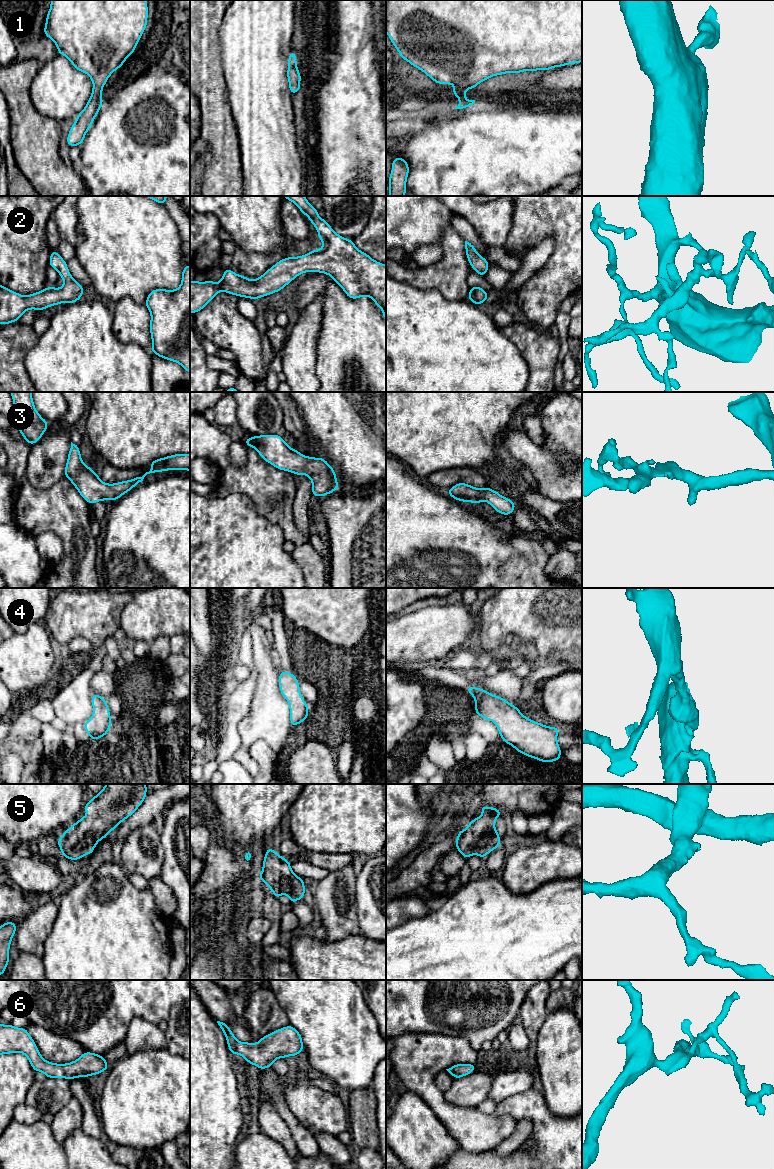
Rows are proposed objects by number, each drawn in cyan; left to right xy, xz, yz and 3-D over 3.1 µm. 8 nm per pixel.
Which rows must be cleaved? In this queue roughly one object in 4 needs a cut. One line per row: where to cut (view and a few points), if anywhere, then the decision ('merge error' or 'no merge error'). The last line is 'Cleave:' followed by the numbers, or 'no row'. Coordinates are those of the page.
1: no cut | no merge error
2: no cut | no merge error
3: no cut | no merge error
4: no cut | no merge error
5: no cut | no merge error
6: no cut | no merge error
Cleave: no row

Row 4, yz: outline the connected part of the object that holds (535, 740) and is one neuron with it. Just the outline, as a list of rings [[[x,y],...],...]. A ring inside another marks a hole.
[[[469,686],[465,690],[474,697],[475,713],[493,721],[501,739],[518,752],[546,763],[561,758],[557,742],[558,727],[548,727],[528,719],[504,698],[481,688]]]

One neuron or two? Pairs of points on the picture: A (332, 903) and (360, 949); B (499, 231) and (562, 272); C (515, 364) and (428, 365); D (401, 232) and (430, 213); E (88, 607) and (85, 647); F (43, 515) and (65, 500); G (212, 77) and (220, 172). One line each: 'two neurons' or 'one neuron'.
A: two neurons
B: two neurons
C: one neuron
D: one neuron
E: two neurons
F: one neuron
G: one neuron

